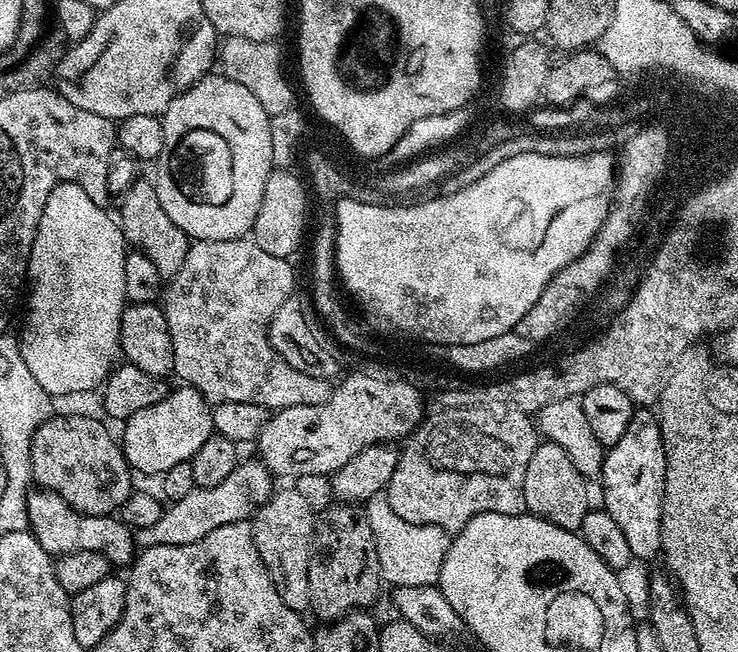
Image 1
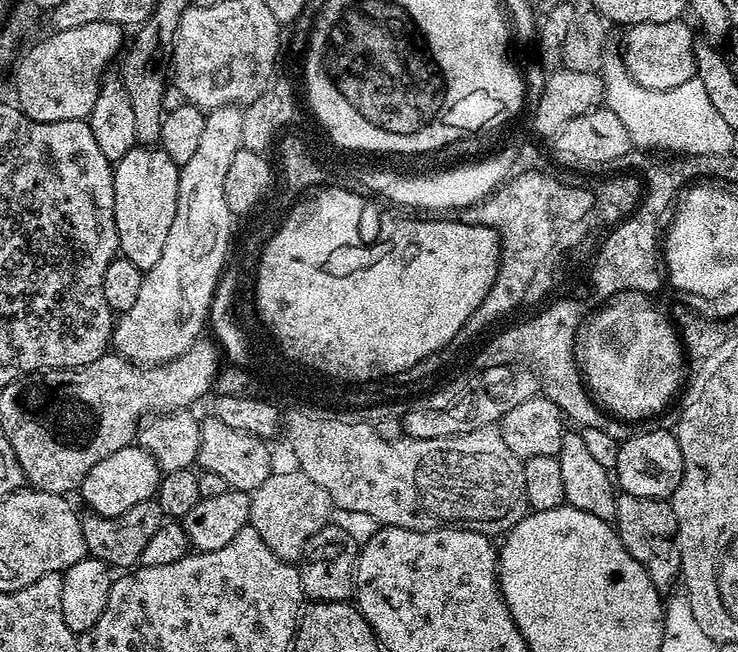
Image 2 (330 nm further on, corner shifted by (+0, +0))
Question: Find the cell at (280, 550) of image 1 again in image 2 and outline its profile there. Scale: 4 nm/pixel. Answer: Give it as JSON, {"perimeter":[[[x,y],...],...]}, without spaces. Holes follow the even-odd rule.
{"perimeter":[[[299,470],[273,471],[272,476],[250,495],[249,525],[258,530],[258,538],[262,538],[278,558],[289,562],[299,561],[306,550],[306,542],[310,542],[310,538],[314,538],[314,534],[318,534],[318,530],[325,528],[332,519],[334,505],[330,494]]]}

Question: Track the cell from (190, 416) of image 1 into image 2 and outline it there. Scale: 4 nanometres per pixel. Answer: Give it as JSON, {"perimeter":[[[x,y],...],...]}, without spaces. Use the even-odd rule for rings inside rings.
{"perimeter":[[[129,446],[110,454],[110,458],[102,458],[102,462],[98,462],[98,466],[94,466],[80,483],[78,496],[92,507],[89,509],[95,515],[126,514],[130,506],[138,506],[138,502],[146,502],[155,497],[161,475],[156,459],[147,450],[139,446]]]}

